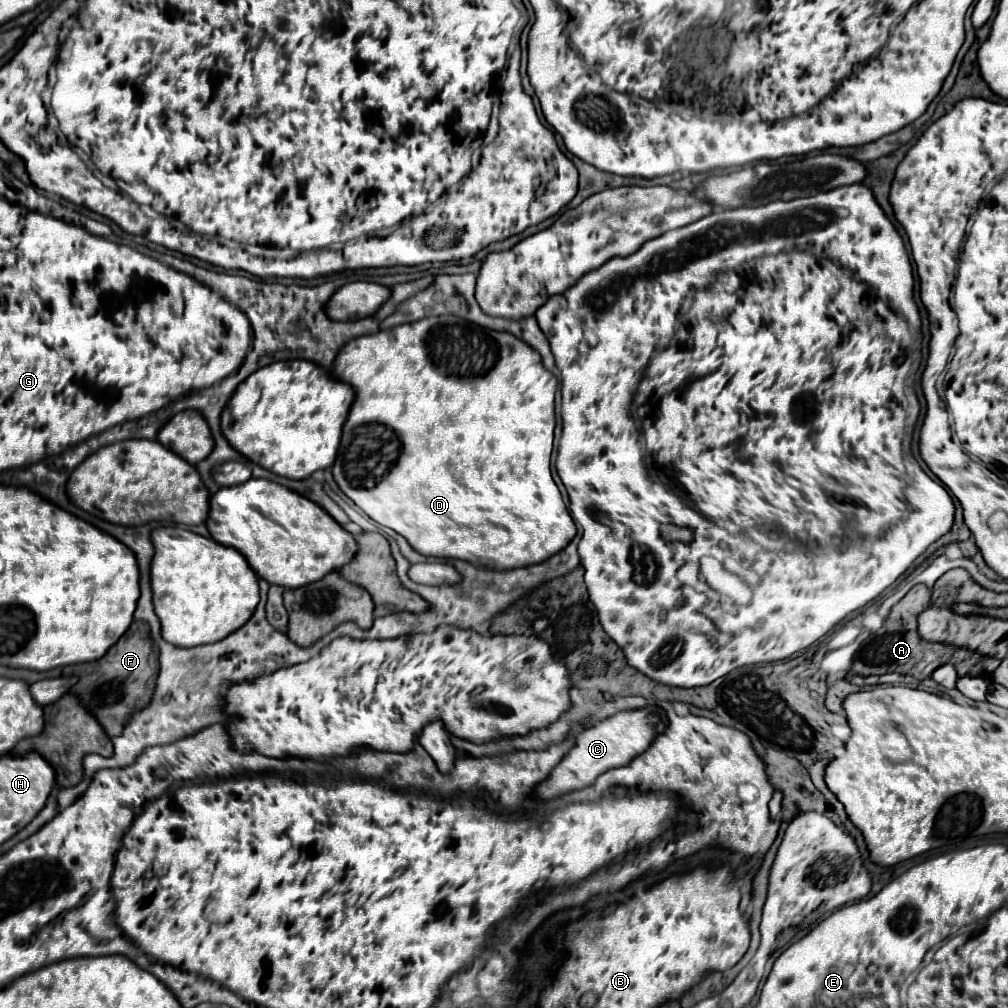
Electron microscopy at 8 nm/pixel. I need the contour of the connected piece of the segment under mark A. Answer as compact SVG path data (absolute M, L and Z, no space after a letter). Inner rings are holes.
M916 584L890 612L884 630L880 630L876 636L872 636L866 646L862 648L860 656L854 662L854 672L860 676L870 676L870 674L888 674L888 672L898 672L898 674L910 674L918 680L924 680L932 676L932 672L938 666L952 664L958 672L958 676L982 676L982 678L992 678L992 672L998 668L998 660L990 656L980 656L972 654L964 648L956 646L946 646L946 644L934 644L926 642L918 634L918 614L928 610L932 606L930 590L924 584Z

